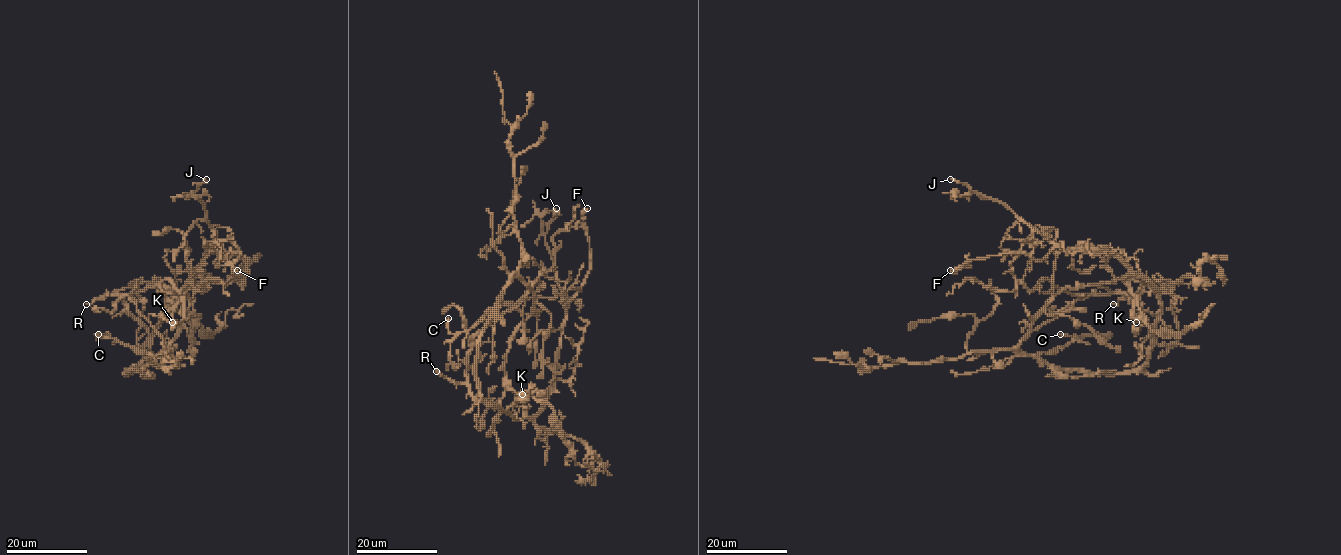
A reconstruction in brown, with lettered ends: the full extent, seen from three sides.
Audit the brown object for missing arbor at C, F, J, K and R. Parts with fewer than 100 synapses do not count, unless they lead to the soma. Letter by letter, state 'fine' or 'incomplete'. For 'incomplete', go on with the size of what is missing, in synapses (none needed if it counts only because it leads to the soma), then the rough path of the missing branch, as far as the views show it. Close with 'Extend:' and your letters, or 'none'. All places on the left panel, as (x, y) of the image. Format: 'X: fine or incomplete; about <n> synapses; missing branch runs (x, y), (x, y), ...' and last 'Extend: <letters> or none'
C: fine
F: fine
J: fine
K: fine
R: fine
Extend: none

